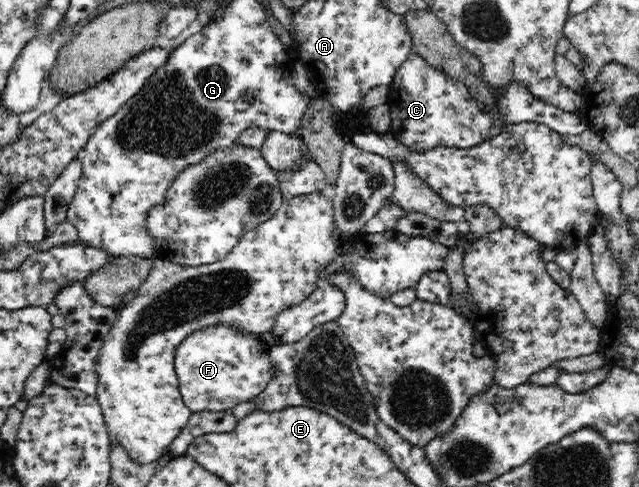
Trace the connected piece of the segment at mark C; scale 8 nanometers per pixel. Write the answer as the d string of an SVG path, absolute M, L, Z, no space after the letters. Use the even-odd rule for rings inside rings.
M411 53L407 60L398 68L389 92L386 104L391 111L390 134L398 139L412 151L422 152L435 146L446 146L450 148L470 148L480 144L488 138L493 114L491 111L483 110L476 100L471 97L467 87L446 73L434 69L424 57Z

